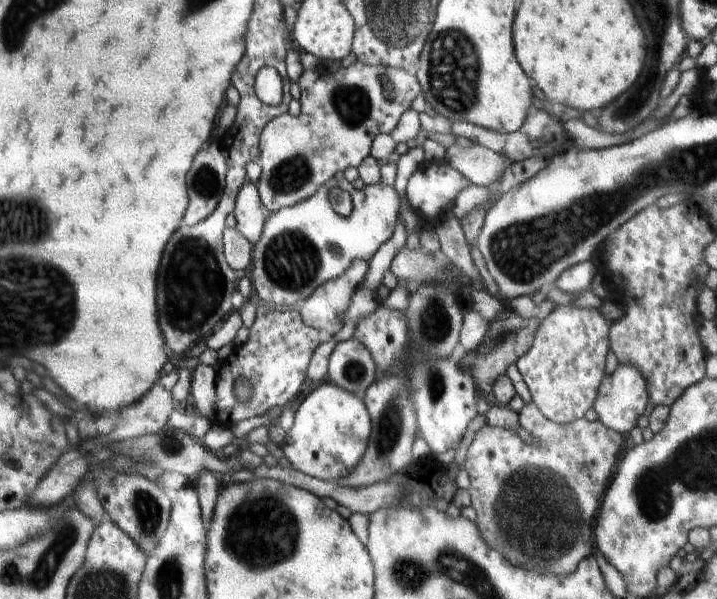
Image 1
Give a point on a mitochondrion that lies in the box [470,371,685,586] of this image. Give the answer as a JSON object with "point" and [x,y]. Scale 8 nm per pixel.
{"point":[538,515]}

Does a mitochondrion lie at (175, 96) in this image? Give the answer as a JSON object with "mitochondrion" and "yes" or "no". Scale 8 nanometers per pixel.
{"mitochondrion":"no"}

